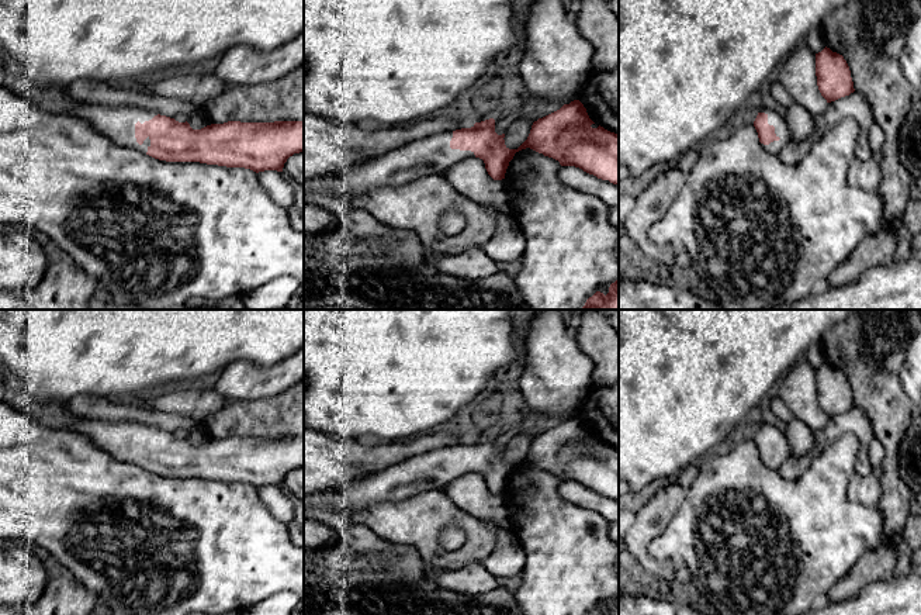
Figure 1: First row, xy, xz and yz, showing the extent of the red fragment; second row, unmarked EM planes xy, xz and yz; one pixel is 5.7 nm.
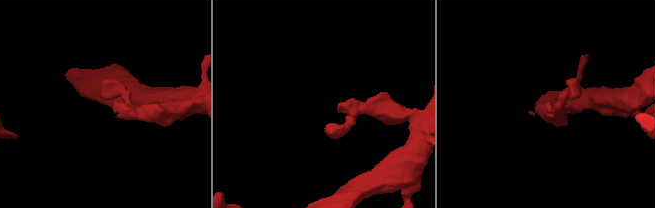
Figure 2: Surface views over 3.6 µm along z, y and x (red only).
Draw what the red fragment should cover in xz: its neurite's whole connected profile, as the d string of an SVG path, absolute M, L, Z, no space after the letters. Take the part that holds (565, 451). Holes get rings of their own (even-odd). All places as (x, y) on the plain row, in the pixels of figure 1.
M574 415L534 436L527 455L517 464L509 464L505 460L505 449L498 450L495 435L489 433L475 438L471 443L446 446L416 455L368 477L357 481L352 480L339 490L304 494L304 507L329 507L352 514L375 502L402 501L422 491L444 488L450 481L470 473L482 474L488 490L494 495L502 495L515 469L526 463L558 476L561 481L575 481L598 494L619 500L619 449L600 440L592 443L592 439L595 438L589 433L584 419Z

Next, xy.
M82 419L69 431L87 436L96 446L124 463L134 463L166 477L200 477L226 483L245 483L256 488L283 487L294 469L304 467L304 436L240 438L228 436L193 445L190 439L135 422Z

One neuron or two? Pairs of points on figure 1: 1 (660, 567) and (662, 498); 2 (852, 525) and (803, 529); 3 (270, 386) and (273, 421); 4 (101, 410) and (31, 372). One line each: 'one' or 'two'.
1: one
2: one
3: two
4: two

